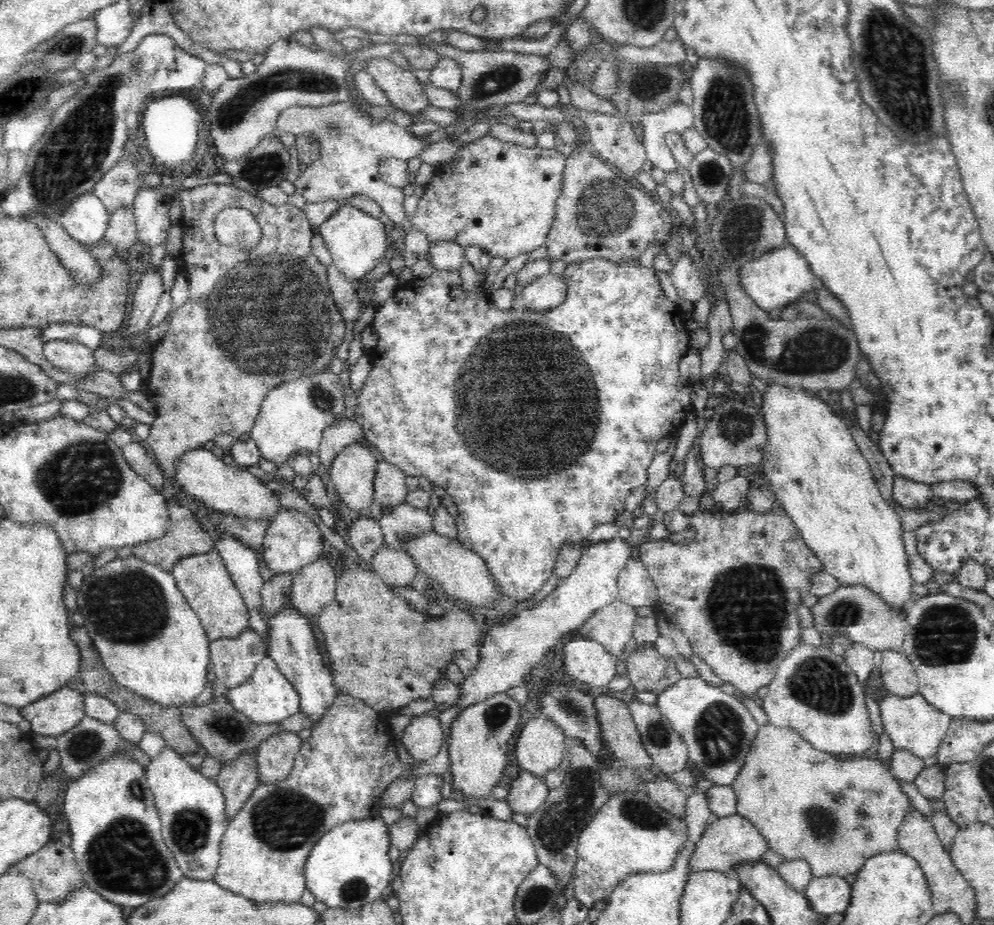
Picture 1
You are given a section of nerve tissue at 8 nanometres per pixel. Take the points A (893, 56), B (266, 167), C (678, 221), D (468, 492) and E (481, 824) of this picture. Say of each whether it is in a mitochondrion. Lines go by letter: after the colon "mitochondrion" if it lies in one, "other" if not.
A: mitochondrion
B: mitochondrion
C: other
D: other
E: other

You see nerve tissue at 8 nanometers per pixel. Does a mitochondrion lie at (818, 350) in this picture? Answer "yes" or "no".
yes

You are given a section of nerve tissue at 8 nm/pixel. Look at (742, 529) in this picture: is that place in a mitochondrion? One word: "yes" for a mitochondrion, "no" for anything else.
no

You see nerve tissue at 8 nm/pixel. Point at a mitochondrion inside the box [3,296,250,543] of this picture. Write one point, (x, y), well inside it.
(79, 478)

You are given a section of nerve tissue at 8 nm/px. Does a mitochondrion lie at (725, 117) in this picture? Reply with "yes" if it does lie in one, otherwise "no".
yes

